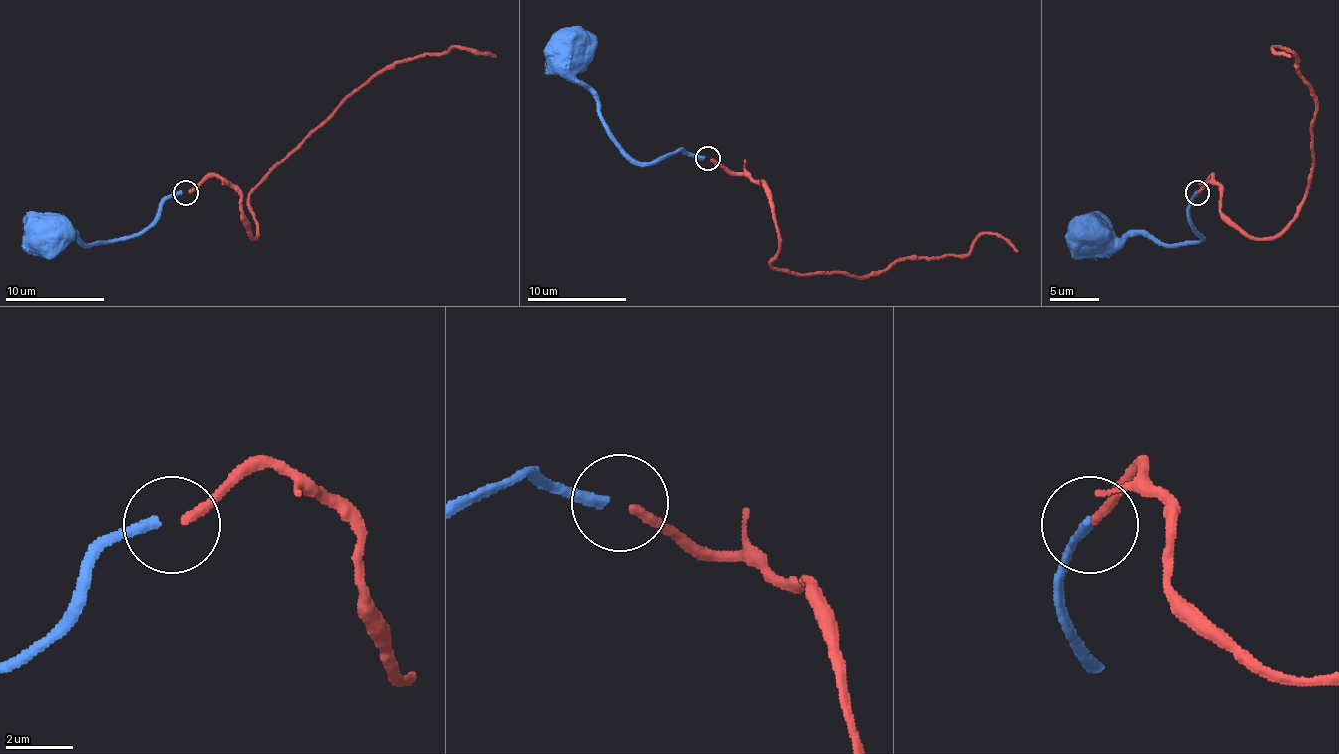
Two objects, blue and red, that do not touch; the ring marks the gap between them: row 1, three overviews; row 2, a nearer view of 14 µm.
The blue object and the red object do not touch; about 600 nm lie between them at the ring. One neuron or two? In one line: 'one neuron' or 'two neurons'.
two neurons

